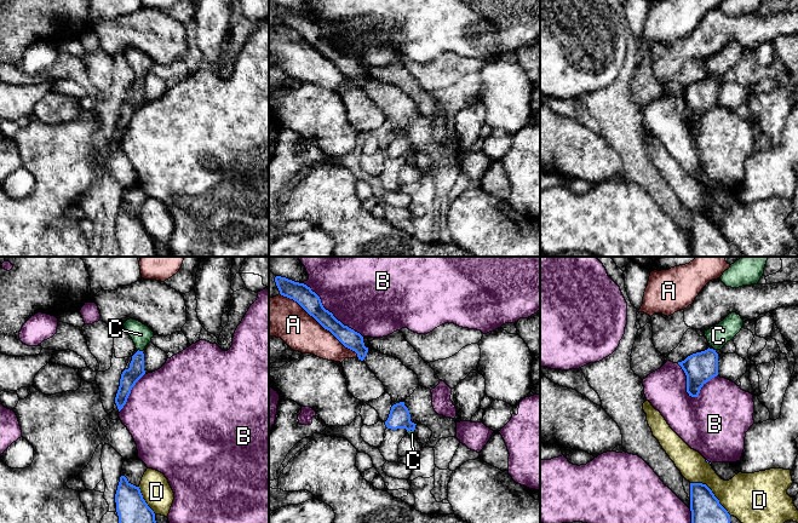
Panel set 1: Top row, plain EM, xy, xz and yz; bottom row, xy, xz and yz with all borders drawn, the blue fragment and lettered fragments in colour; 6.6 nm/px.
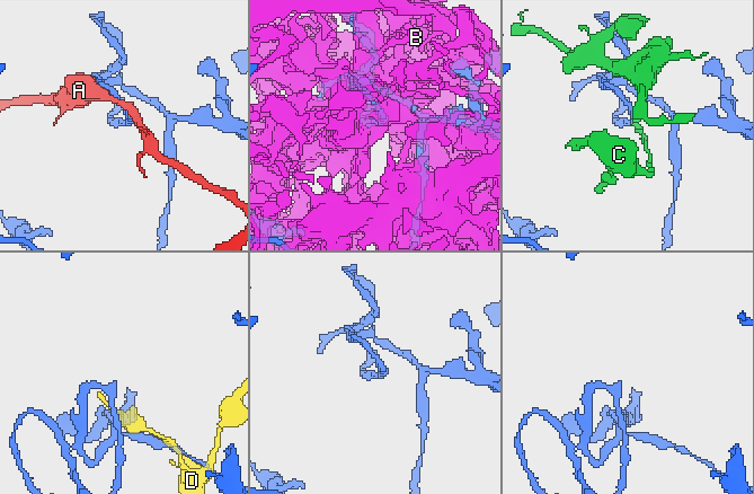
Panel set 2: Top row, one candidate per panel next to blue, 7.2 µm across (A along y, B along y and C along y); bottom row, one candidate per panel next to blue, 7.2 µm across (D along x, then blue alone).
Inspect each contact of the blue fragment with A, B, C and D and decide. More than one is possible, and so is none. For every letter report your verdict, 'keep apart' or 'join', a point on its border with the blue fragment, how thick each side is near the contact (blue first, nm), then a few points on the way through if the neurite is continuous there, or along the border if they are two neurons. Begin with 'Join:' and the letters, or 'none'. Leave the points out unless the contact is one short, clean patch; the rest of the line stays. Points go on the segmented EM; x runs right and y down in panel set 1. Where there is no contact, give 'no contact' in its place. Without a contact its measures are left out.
Join: C
A: keep apart; contact xz (320, 323); calibres 140 and 260 nm
B: keep apart; contact xz (328, 311); calibres 140 and 480 nm
C: join; contact xy (141, 351); calibres 110 and 140 nm; way xy (130, 377), (136, 371), (141, 351), (141, 334)
D: keep apart; contact yz (712, 493); calibres 200 and 320 nm

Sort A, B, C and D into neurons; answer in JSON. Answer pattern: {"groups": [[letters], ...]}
{"groups": [["A"], ["B"], ["C"], ["D"]]}

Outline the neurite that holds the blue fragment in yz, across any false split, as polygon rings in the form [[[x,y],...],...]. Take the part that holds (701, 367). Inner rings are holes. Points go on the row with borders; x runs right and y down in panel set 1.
[[[713,349],[688,356],[678,362],[687,375],[687,392],[697,397],[701,387],[718,375],[718,354]]]

